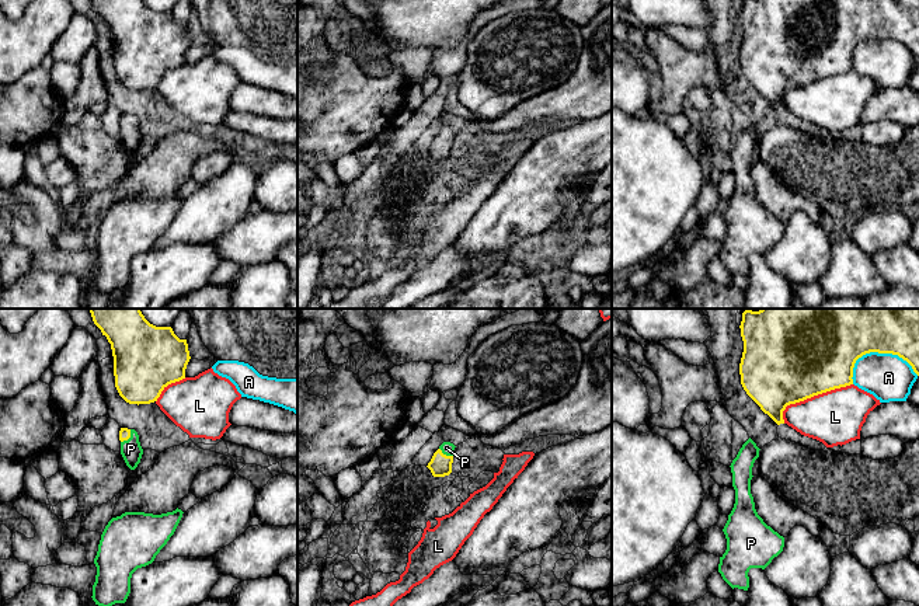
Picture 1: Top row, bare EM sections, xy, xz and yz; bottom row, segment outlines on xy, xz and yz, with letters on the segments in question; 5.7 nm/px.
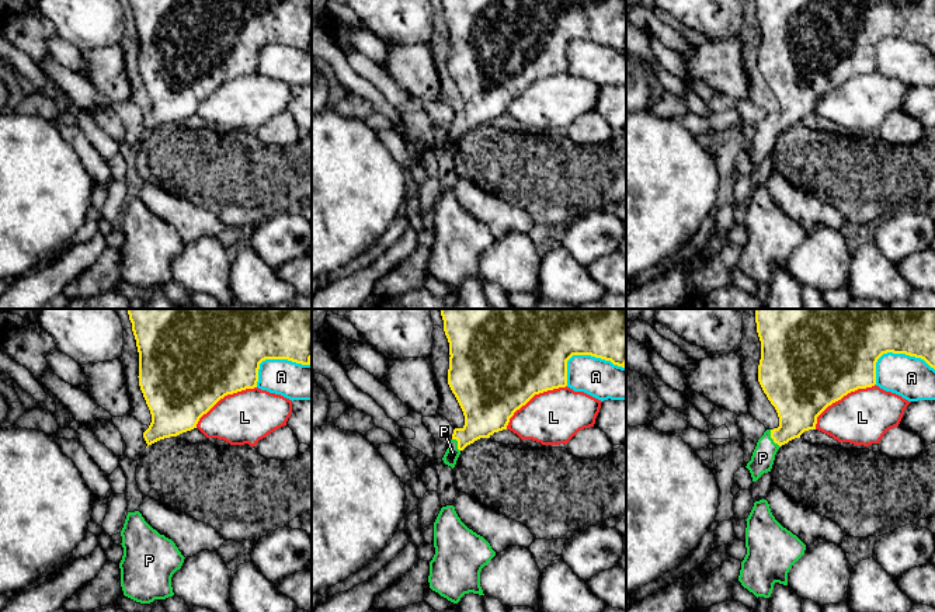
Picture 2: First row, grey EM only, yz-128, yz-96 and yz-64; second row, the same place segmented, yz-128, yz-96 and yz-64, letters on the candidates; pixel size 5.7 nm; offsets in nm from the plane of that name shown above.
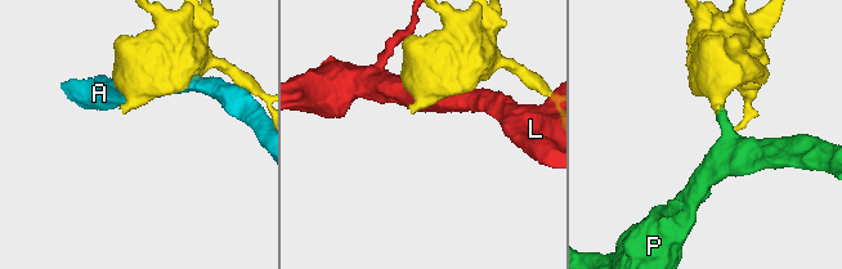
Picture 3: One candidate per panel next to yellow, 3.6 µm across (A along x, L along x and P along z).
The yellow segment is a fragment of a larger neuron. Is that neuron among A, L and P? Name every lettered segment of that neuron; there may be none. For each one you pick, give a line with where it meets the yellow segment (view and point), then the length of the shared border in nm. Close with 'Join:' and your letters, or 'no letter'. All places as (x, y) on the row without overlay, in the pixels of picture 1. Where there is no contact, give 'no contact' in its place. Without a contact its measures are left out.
P: meets yellow in xy at (128, 124); contact 100 nm long
Join: P

